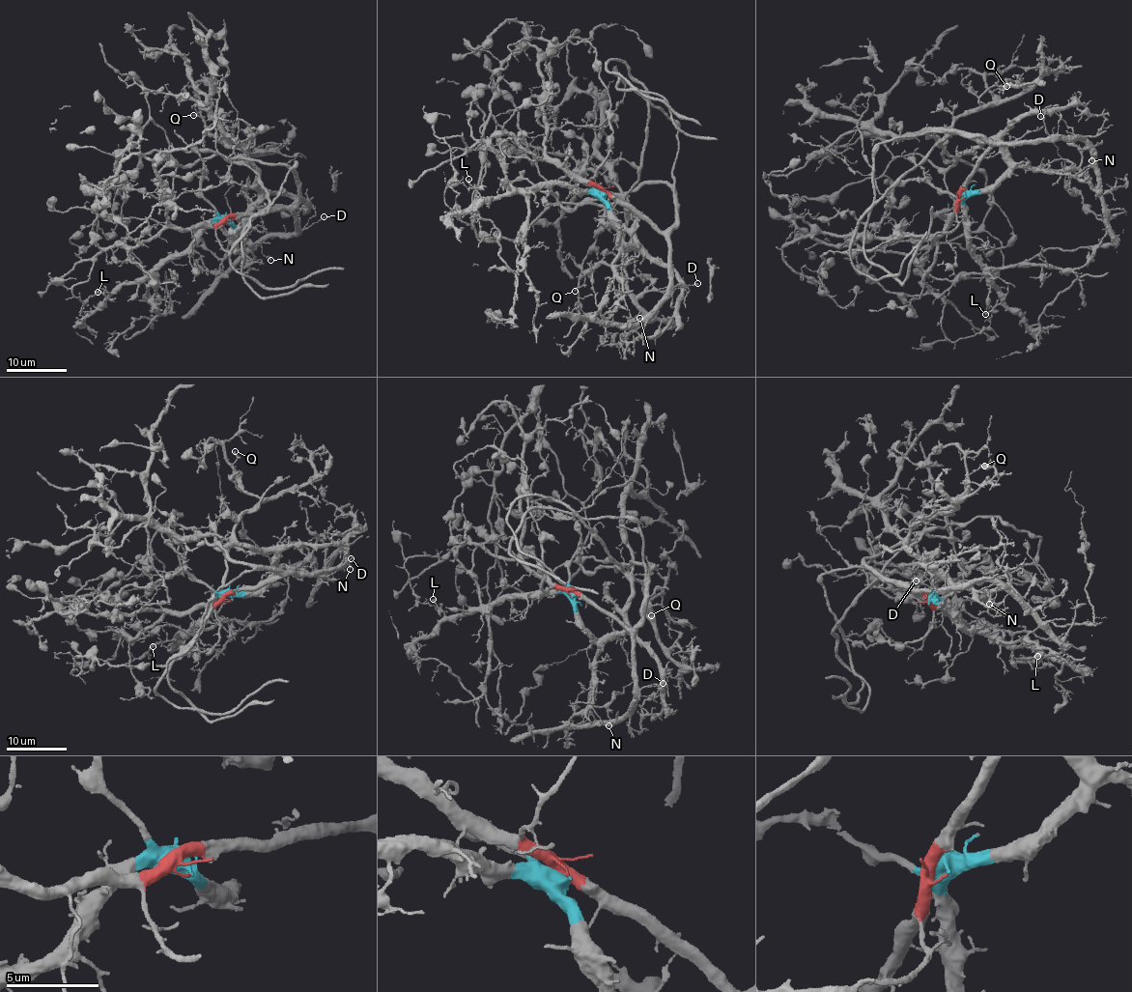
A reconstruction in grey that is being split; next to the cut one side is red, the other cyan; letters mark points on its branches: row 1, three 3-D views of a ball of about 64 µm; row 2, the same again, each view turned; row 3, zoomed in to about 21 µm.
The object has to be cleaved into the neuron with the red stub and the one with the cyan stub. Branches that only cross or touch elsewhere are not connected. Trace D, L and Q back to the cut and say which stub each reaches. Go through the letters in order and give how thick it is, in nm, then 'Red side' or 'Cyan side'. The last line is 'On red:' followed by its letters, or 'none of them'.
D: Thickness 110 nm. Red side
L: Thickness 240 nm. Cyan side
Q: Thickness 150 nm. Cyan side
On red: D

